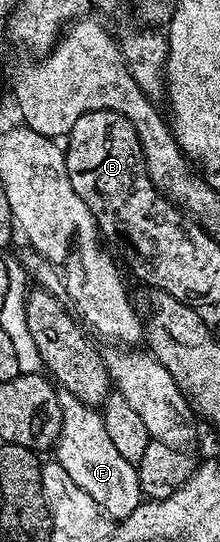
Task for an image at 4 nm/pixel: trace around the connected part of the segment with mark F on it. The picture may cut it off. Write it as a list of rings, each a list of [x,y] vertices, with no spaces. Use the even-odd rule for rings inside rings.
[[[60,390],[56,399],[62,412],[62,428],[54,447],[55,461],[66,468],[70,480],[74,480],[82,492],[87,492],[90,500],[101,506],[109,518],[123,520],[130,516],[142,501],[136,467],[114,449],[101,411],[95,406],[82,404],[82,400],[70,396],[65,390]]]

